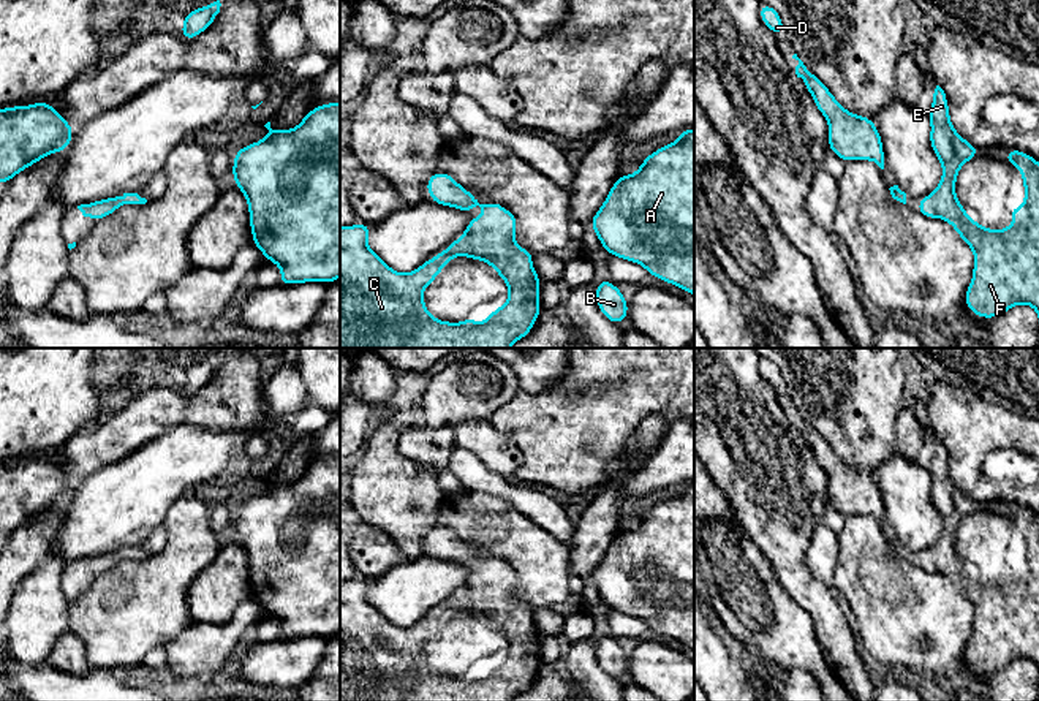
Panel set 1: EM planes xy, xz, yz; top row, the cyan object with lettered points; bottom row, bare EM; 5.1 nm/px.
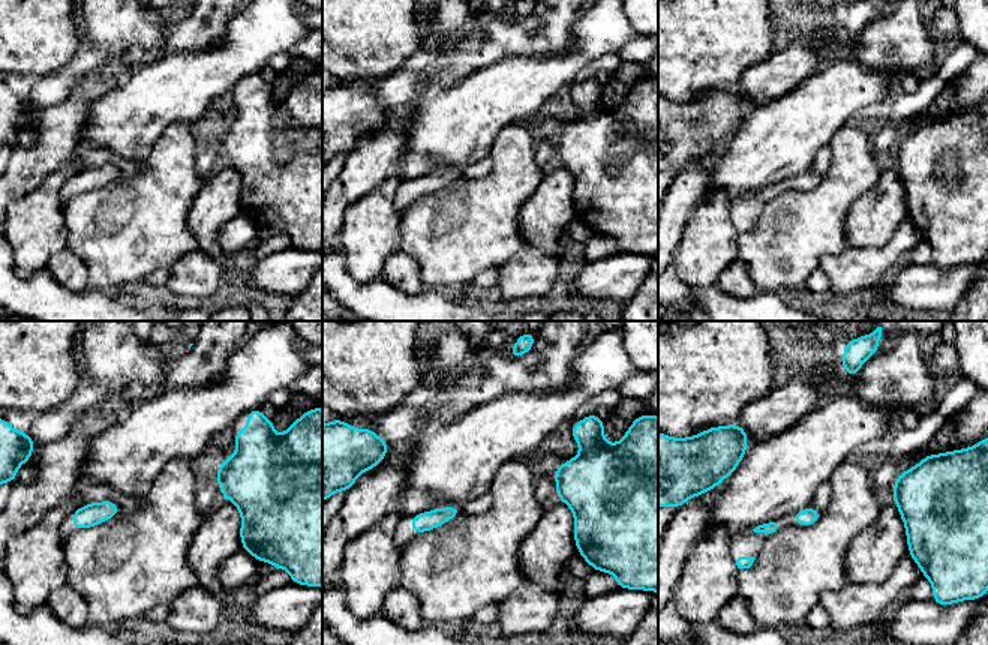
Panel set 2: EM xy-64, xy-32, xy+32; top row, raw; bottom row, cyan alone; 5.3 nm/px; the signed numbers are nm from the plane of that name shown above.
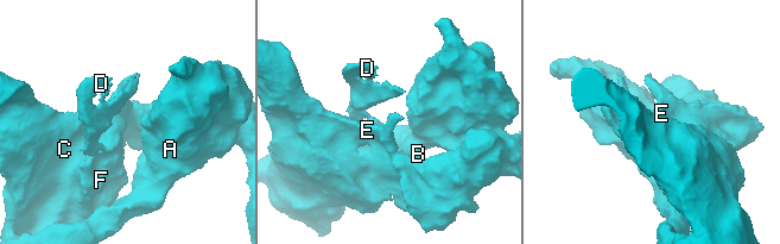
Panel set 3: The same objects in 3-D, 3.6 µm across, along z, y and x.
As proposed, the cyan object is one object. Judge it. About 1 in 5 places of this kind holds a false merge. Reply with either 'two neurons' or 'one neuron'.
one neuron

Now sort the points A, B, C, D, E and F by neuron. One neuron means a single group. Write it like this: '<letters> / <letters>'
A B C D E F

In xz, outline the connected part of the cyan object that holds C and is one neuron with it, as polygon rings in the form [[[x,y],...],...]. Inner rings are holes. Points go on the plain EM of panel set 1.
[[[433,527],[425,544],[435,559],[462,566],[479,560],[487,570],[470,574],[457,595],[410,628],[395,627],[372,606],[367,600],[372,579],[361,576],[340,581],[340,701],[511,701],[527,692],[542,663],[541,635],[531,619],[533,606],[514,597],[517,585],[514,568],[500,559],[479,559],[473,548],[446,527]],[[460,609],[489,617],[509,642],[509,655],[492,665],[484,677],[476,677],[470,671],[462,677],[436,674],[422,654],[422,646],[452,612]]]

